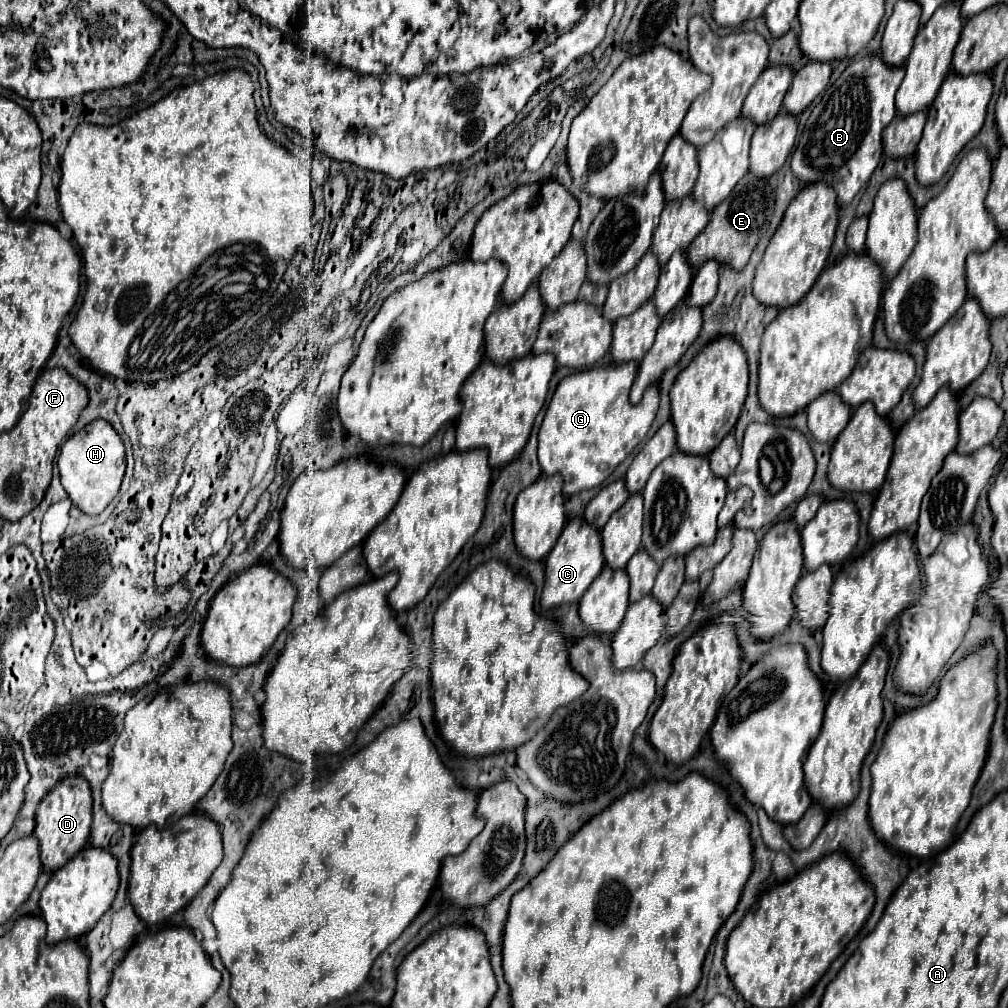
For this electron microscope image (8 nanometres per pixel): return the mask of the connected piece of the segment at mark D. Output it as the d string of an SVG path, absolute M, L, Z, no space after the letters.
M82 775L62 779L36 809L36 829L34 835L40 841L40 859L44 869L56 871L68 859L72 859L88 841L92 823L92 795L90 785Z

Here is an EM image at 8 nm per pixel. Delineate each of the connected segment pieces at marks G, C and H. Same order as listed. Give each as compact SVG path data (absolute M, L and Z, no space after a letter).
M634 361L612 363L606 367L594 367L594 369L572 373L558 383L554 397L548 405L546 417L542 421L542 427L538 431L538 461L546 475L558 473L564 477L564 489L562 489L564 497L572 497L584 489L594 489L594 487L602 485L604 479L646 437L646 433L656 417L656 411L658 411L660 391L658 391L658 383L654 383L654 387L650 387L650 391L646 391L646 395L642 397L642 403L638 403L638 407L632 407L628 403L628 393L630 393L636 373L638 373L638 363L634 363Z
M576 517L568 521L558 543L546 557L546 583L540 597L540 605L548 609L560 603L578 601L586 593L590 583L598 577L602 567L604 567L604 555L602 555L600 531L596 527L590 527L584 517Z
M96 419L88 423L82 431L70 435L66 443L60 447L58 469L62 487L76 507L80 507L88 515L98 515L106 509L106 505L116 497L124 469L126 469L126 453L124 443L118 433L104 419Z

